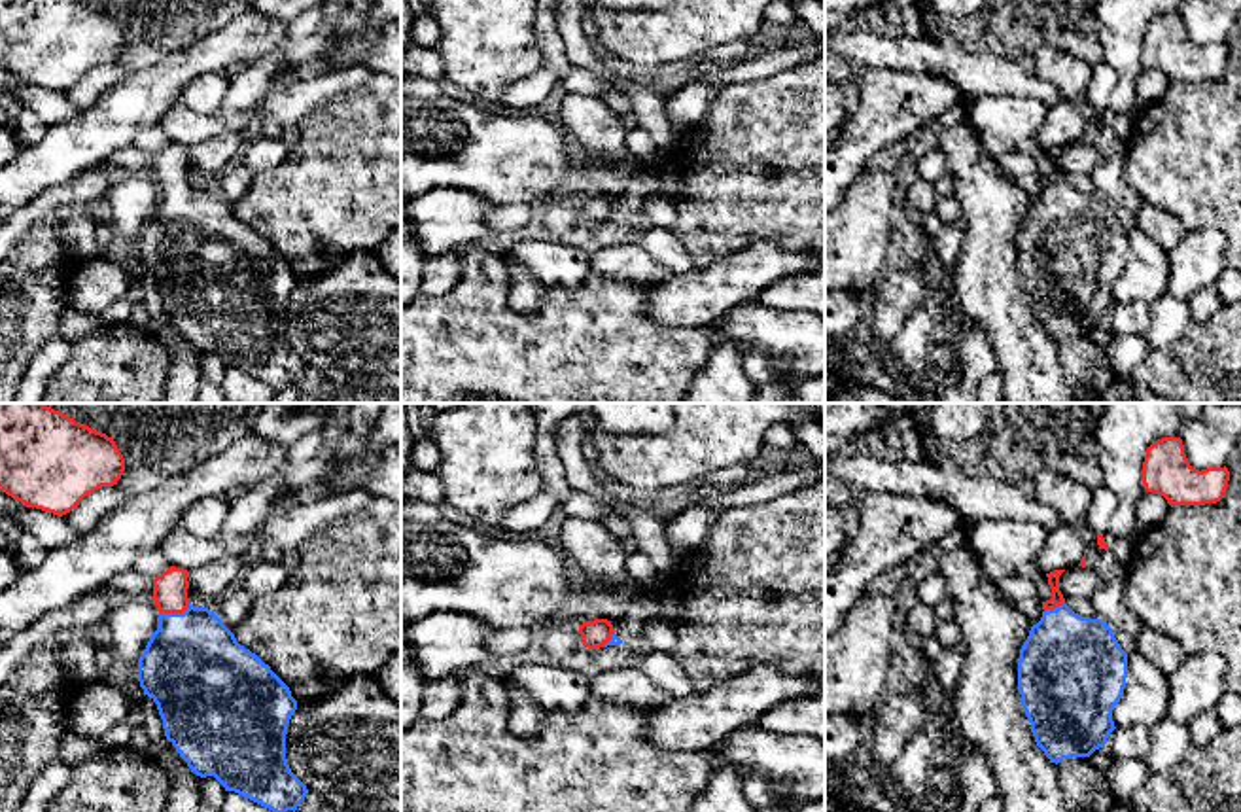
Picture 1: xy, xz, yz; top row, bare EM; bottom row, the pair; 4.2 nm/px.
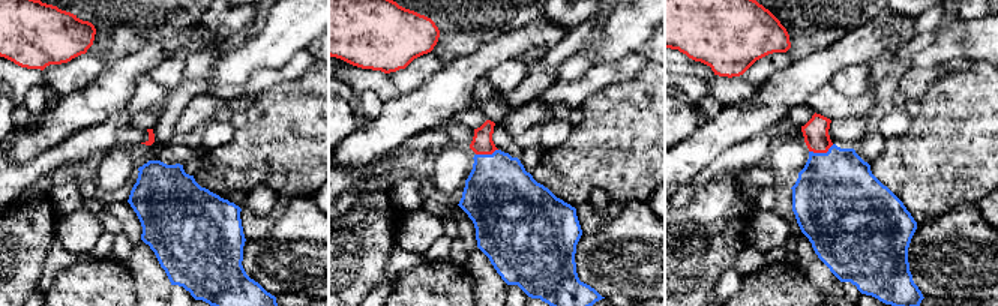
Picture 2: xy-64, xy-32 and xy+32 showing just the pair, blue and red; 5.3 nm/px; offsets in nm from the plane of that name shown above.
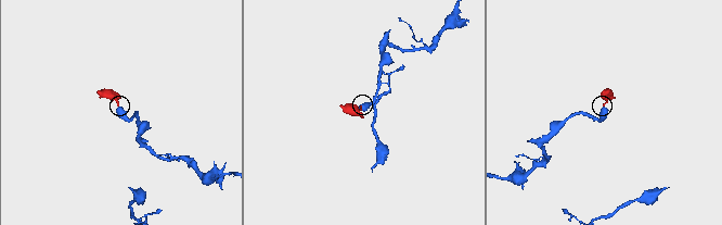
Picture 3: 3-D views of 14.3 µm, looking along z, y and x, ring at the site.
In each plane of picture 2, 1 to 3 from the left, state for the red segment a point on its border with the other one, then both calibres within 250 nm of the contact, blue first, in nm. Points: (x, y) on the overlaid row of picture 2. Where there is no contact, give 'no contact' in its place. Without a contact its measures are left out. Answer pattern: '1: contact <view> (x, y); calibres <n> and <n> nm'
1: no contact
2: contact xy-32 (486, 155); calibres 400 and 120 nm
3: contact xy+32 (821, 153); calibres 460 and 140 nm

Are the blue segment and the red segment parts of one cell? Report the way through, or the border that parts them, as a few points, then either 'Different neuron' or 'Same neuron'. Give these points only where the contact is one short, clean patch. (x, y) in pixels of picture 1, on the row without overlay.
Path across: xy (193, 245), (190, 216), (174, 190), (171, 163). Same neuron

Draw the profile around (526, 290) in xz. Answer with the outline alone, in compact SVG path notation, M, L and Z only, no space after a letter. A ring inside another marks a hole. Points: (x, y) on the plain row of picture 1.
M509 257L503 263L511 280L509 307L526 316L535 314L547 293L545 284L520 263Z

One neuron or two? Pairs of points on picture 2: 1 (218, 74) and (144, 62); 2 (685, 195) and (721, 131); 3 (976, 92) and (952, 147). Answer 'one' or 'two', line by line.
1: two
2: two
3: one

